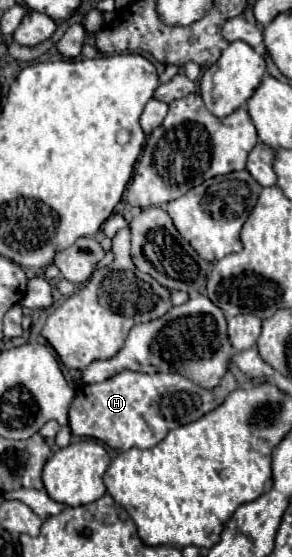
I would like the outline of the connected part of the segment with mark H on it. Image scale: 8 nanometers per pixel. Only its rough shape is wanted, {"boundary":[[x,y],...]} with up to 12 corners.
{"boundary":[[124,370],[84,384],[70,430],[112,450],[152,448],[218,408],[180,374]]}

